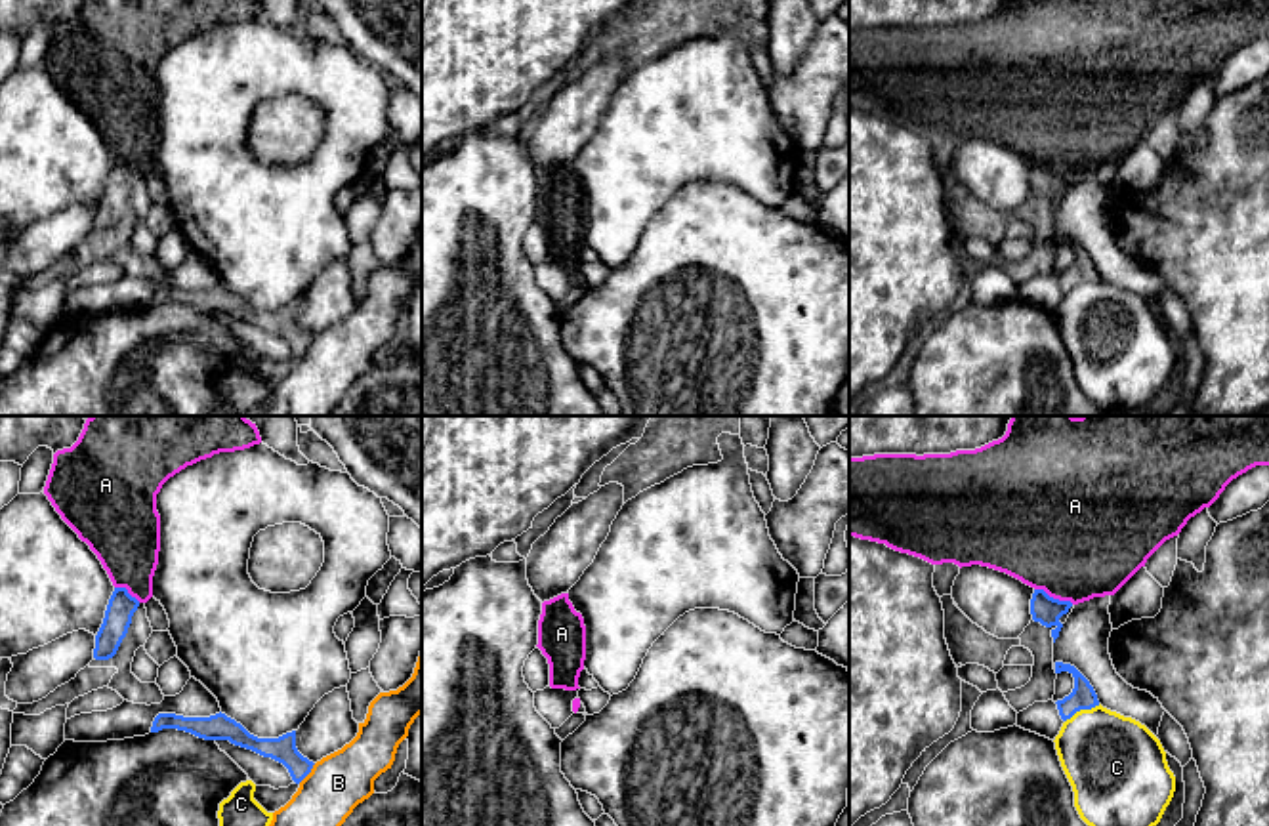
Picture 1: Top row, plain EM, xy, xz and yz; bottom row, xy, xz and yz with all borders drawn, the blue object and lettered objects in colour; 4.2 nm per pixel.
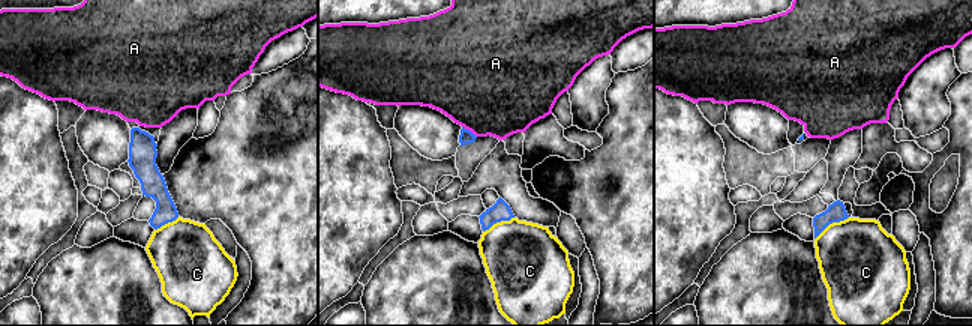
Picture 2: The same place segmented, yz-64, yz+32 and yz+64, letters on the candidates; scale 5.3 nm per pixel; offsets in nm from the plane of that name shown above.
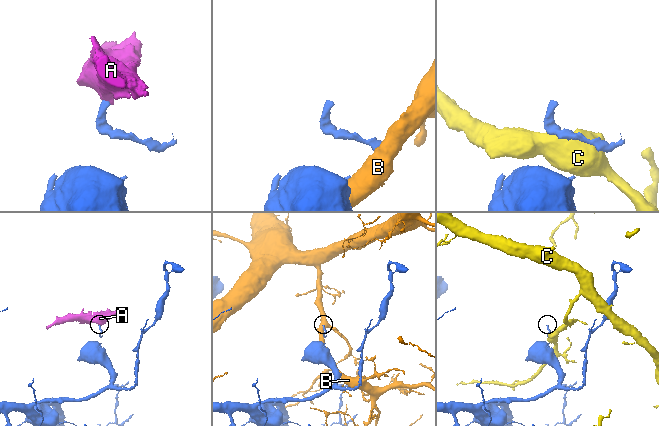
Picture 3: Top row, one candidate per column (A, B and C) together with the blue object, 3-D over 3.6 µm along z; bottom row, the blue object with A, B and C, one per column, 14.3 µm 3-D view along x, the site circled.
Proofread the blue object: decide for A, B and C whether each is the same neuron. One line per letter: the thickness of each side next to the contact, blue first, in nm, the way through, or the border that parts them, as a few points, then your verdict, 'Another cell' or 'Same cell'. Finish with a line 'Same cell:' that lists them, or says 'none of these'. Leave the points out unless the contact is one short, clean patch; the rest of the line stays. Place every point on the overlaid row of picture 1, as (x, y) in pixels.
A: Thickness 120 nm (blue) against 480 nm. Boundary: yz (1035, 588), (1073, 603). Another cell
B: Thickness 110 nm (blue) against 240 nm. Another cell
C: Thickness 110 nm (blue) against 380 nm. Another cell
Same cell: none of these

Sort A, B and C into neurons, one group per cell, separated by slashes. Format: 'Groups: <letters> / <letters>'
Groups: A / B / C

